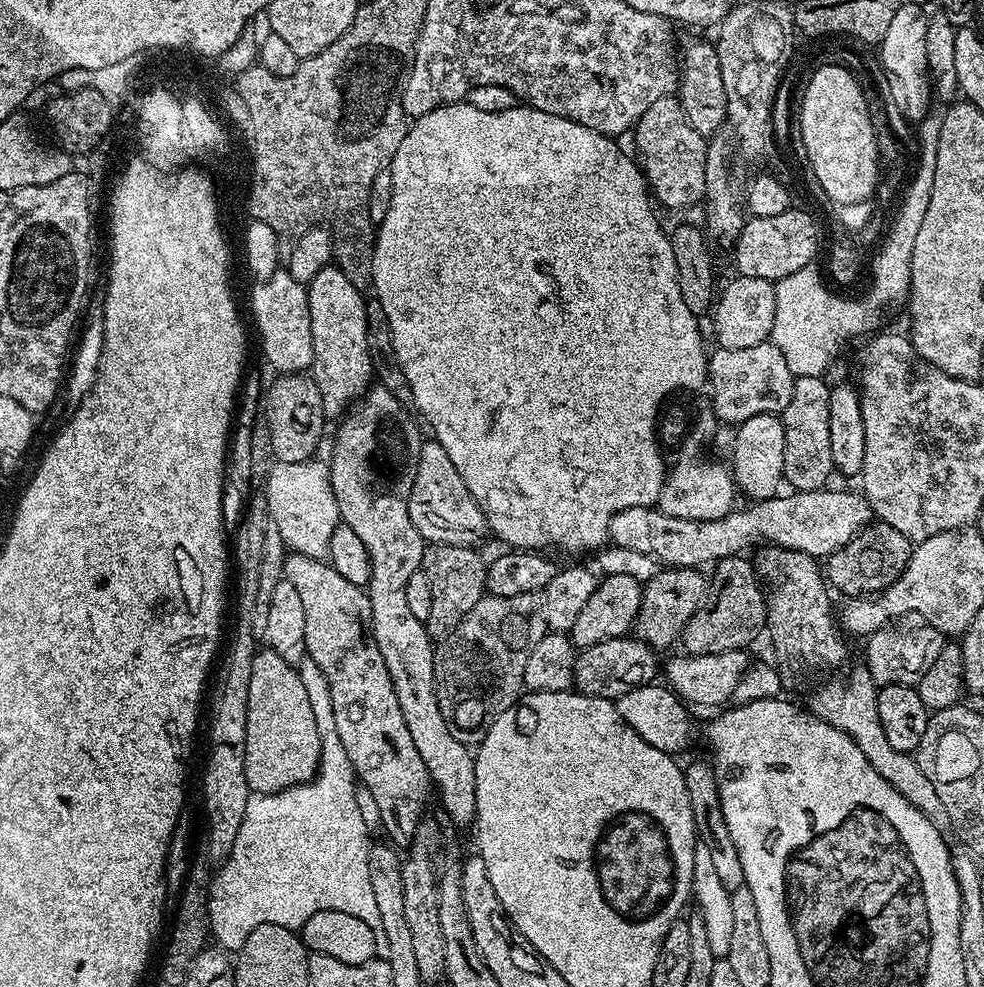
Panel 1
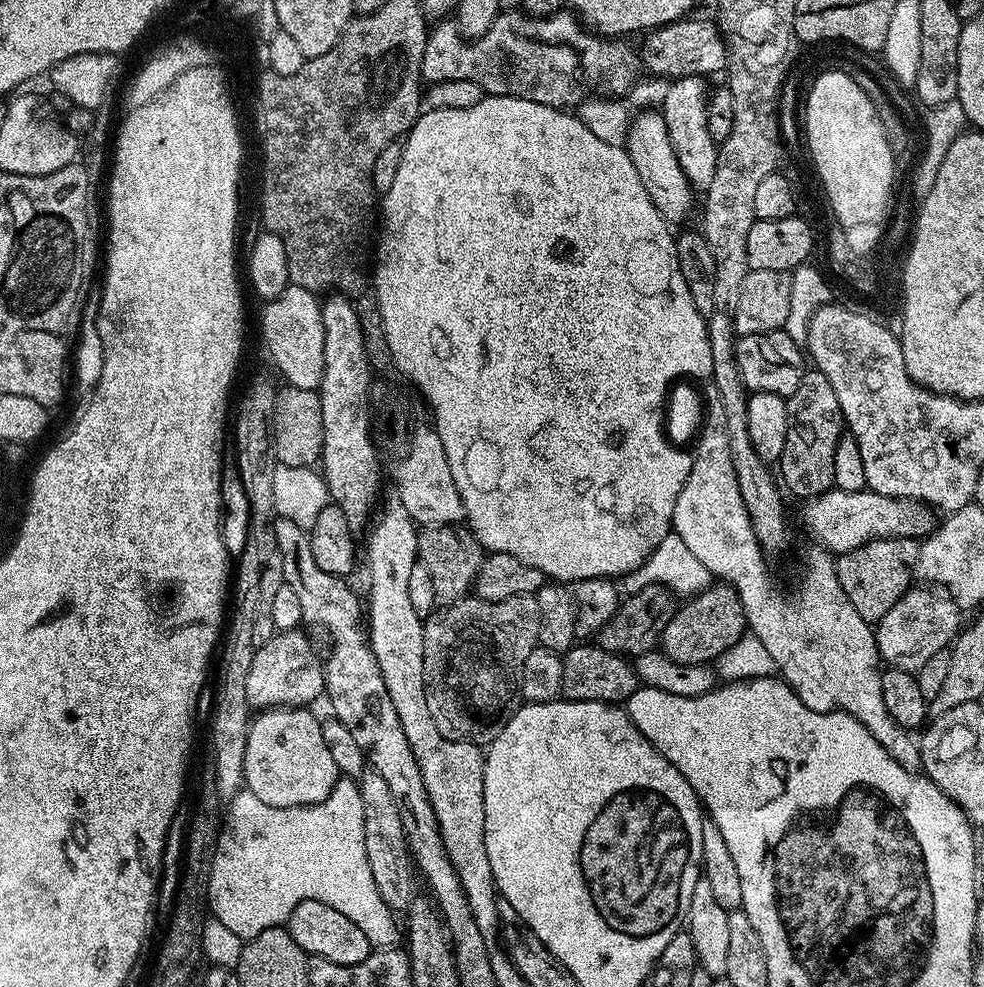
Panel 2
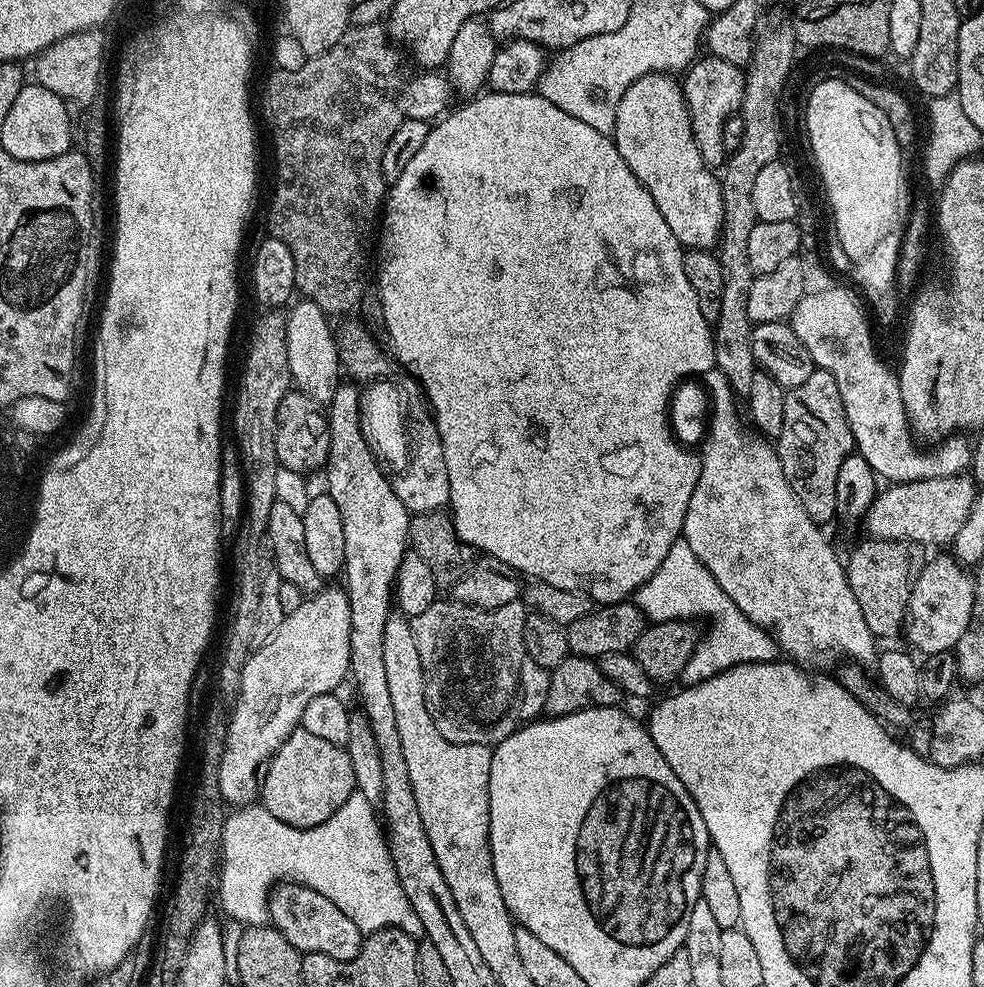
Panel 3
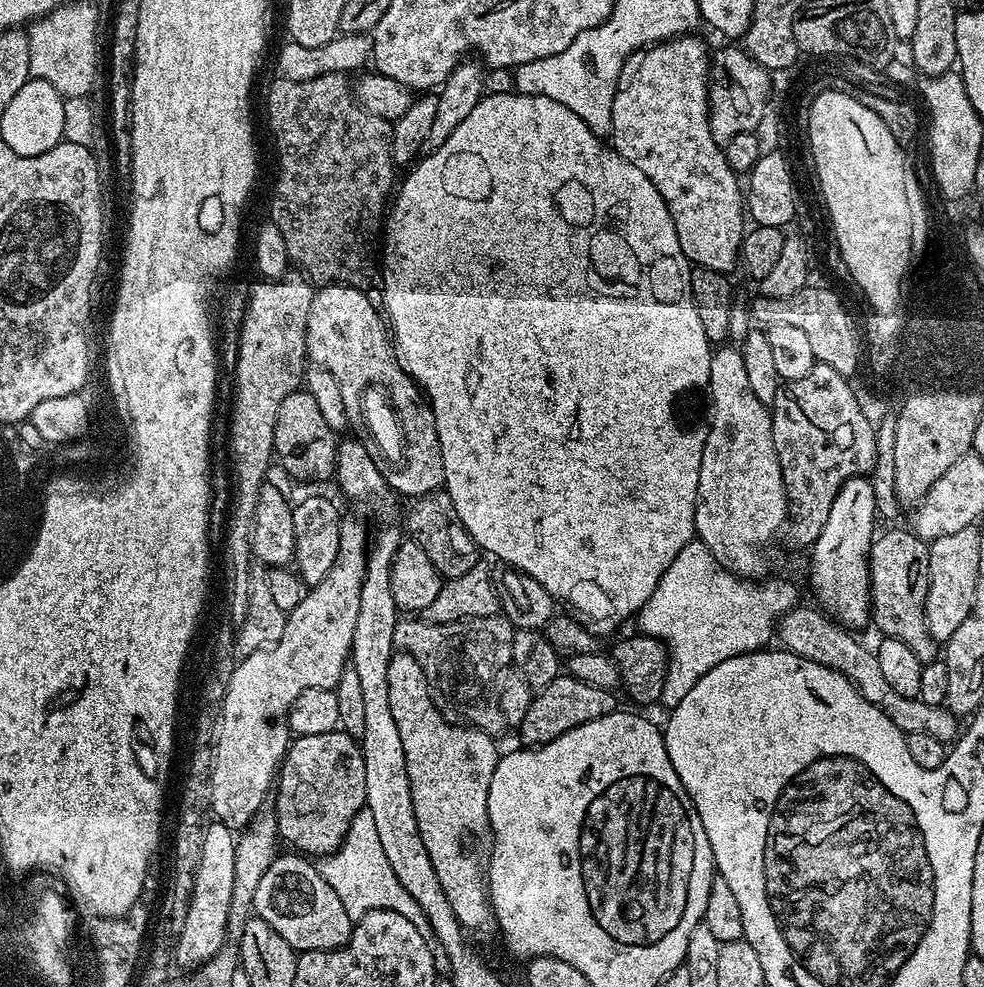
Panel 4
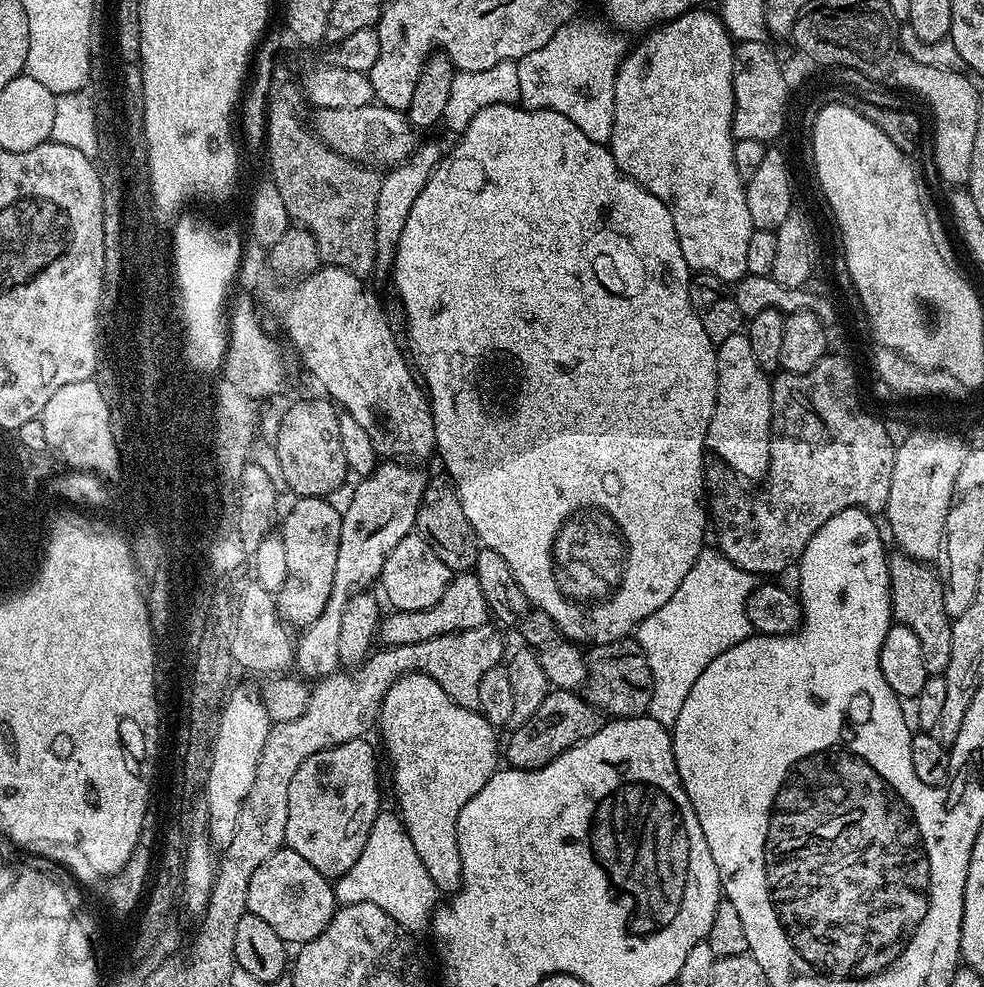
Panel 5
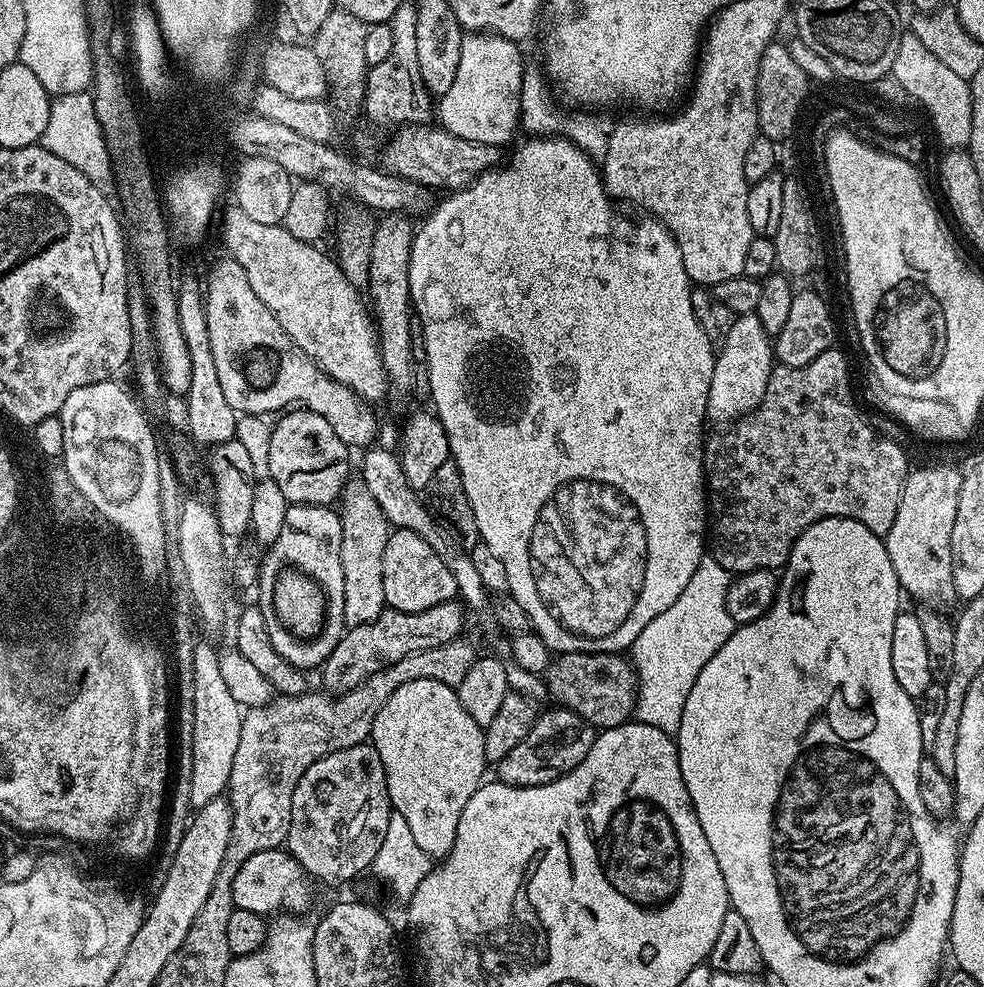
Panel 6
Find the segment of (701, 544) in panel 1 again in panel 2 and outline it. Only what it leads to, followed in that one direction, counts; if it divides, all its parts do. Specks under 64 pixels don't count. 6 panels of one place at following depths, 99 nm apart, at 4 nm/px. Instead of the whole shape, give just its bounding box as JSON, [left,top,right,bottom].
[804,490,937,553]

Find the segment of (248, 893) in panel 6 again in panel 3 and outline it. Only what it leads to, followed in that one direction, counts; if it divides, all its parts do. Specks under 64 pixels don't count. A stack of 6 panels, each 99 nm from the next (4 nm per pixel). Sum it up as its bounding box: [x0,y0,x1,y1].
[268,882,362,960]

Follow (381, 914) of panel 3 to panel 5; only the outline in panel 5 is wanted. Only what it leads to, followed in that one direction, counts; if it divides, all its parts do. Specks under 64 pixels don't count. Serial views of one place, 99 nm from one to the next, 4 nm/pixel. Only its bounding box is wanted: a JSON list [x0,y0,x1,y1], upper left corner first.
[334,810,438,934]

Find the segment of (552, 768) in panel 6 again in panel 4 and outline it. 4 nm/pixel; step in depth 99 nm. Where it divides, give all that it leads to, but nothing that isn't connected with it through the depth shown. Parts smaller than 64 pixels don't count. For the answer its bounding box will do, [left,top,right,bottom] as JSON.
[518,675,617,746]

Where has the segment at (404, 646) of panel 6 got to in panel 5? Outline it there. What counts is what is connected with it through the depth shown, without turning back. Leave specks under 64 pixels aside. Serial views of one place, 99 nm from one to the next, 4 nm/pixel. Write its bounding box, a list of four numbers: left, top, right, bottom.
[378,571,490,645]

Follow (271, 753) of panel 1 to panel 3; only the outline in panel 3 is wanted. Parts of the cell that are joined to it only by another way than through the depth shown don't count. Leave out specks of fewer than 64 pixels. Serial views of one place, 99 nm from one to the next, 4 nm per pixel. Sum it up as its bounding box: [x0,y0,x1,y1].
[258,726,355,828]

